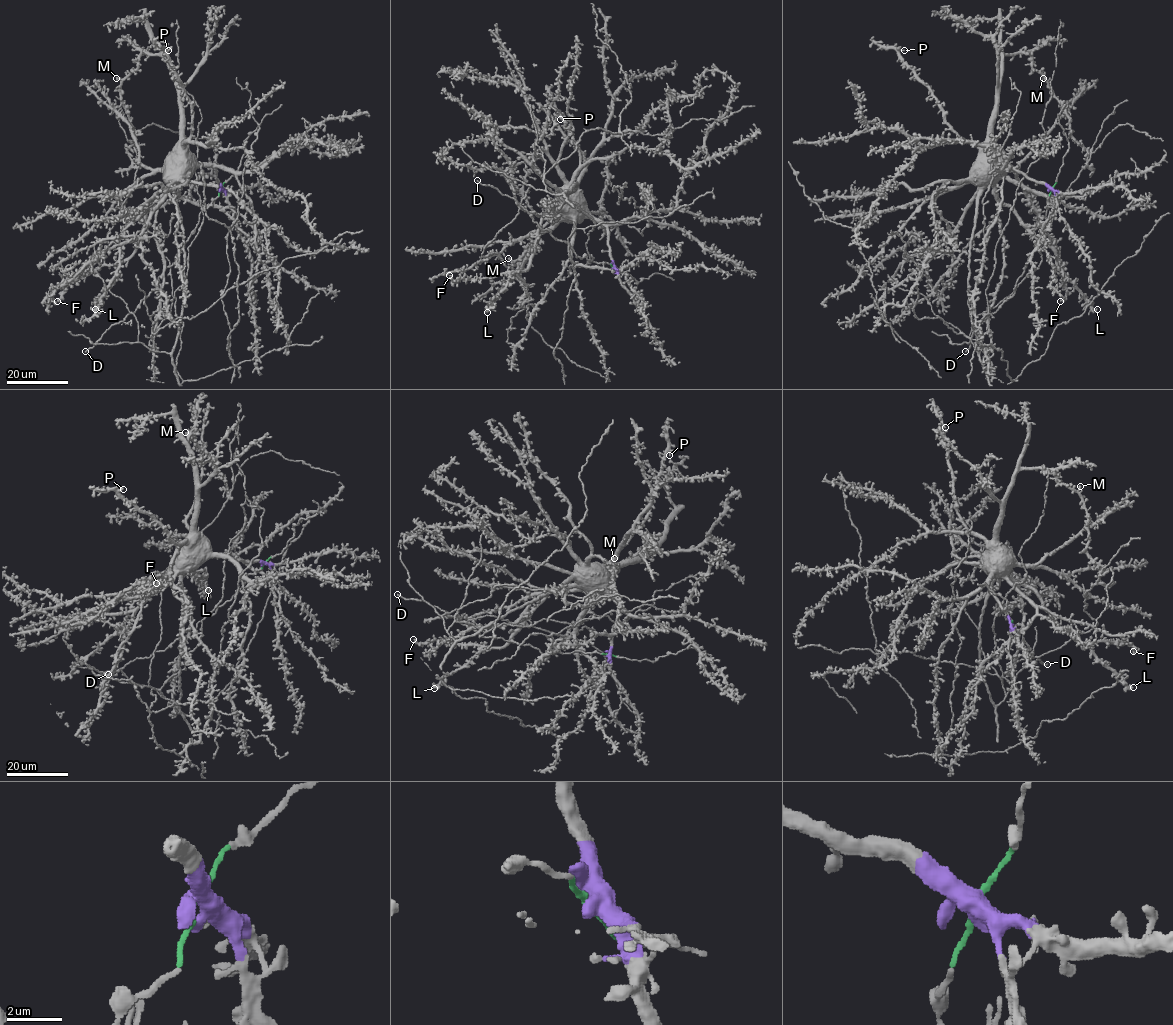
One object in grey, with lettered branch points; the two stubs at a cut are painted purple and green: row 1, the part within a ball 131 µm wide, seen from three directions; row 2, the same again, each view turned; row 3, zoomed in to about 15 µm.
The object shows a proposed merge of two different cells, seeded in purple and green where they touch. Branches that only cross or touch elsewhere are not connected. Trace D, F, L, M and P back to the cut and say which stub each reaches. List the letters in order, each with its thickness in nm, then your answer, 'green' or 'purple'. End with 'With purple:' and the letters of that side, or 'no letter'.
D: 160 nm | green
F: 240 nm | purple
L: 240 nm | purple
M: 480 nm | purple
P: 200 nm | purple
With purple: F, L, M, P

